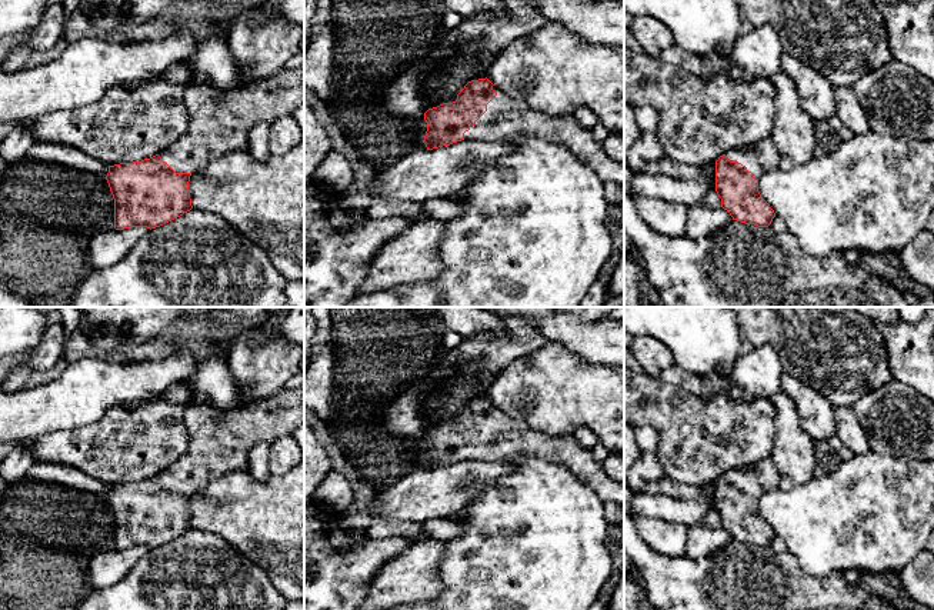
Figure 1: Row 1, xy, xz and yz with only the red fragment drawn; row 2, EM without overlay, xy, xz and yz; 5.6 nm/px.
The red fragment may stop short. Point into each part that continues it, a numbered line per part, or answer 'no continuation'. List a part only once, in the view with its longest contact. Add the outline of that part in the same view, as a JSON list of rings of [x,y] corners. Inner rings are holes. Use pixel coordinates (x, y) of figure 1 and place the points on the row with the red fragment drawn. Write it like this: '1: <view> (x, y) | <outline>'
1: xz (506, 119) | [[[493,86],[497,96],[487,111],[464,133],[464,140],[510,141],[518,136],[544,139],[561,144],[590,167],[601,181],[624,186],[624,163],[610,159],[593,131],[580,126],[574,114],[551,116],[514,100]]]

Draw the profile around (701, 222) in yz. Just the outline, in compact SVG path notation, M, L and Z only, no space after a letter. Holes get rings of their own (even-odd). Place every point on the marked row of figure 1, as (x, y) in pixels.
M700 203L688 207L687 236L691 239L708 237L731 221L733 217L723 207L714 209Z

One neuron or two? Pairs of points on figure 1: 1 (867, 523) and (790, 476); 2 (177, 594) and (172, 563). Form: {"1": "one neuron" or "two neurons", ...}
{"1": "two neurons", "2": "one neuron"}

